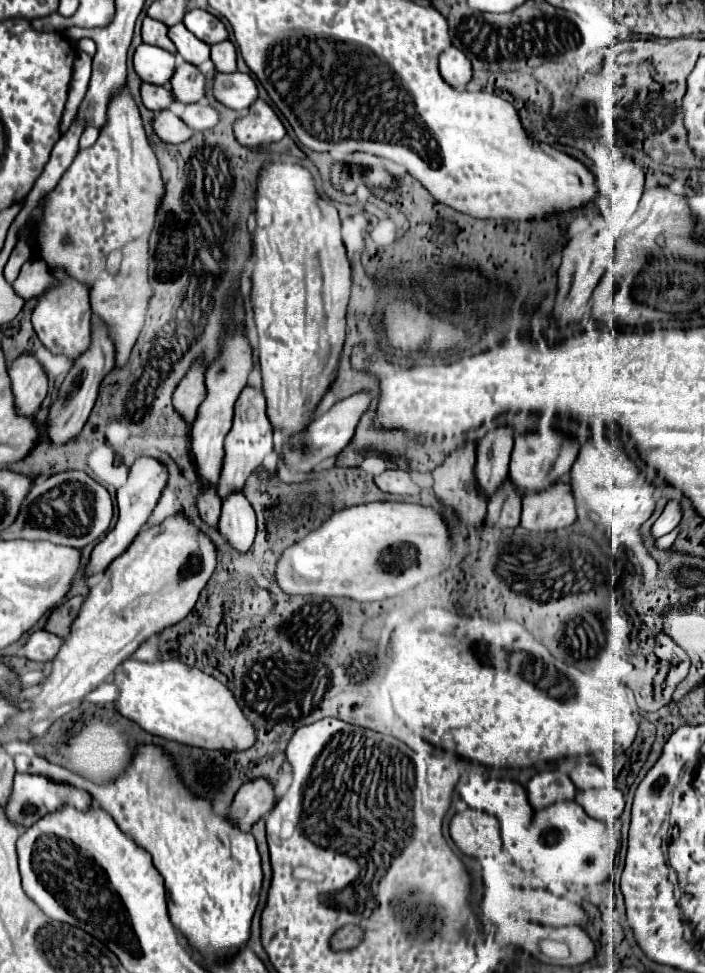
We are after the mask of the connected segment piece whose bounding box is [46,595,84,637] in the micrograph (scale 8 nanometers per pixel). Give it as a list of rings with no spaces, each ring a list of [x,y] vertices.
[[[70,597],[66,599],[62,605],[58,605],[52,613],[50,619],[46,623],[46,631],[58,635],[58,637],[68,637],[70,635],[70,627],[74,623],[74,619],[78,617],[78,611],[84,603],[84,597]]]

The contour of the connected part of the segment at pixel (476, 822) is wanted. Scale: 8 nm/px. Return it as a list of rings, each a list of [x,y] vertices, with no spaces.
[[[466,809],[452,817],[450,837],[458,849],[470,857],[480,857],[502,849],[498,819],[476,809]]]

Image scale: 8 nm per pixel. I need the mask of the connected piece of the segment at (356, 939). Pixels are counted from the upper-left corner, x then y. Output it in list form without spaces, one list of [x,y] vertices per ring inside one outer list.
[[[346,925],[334,933],[334,939],[330,939],[330,947],[350,949],[350,947],[356,947],[360,941],[362,941],[362,929],[356,925]]]

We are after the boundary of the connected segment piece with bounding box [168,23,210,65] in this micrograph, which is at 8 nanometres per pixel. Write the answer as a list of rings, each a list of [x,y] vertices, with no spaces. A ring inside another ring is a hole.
[[[178,23],[178,25],[172,25],[168,29],[168,37],[174,41],[176,49],[178,49],[178,55],[192,63],[192,65],[200,65],[204,61],[210,59],[210,45],[206,45],[204,41],[200,41],[198,37],[194,37],[184,23]]]

